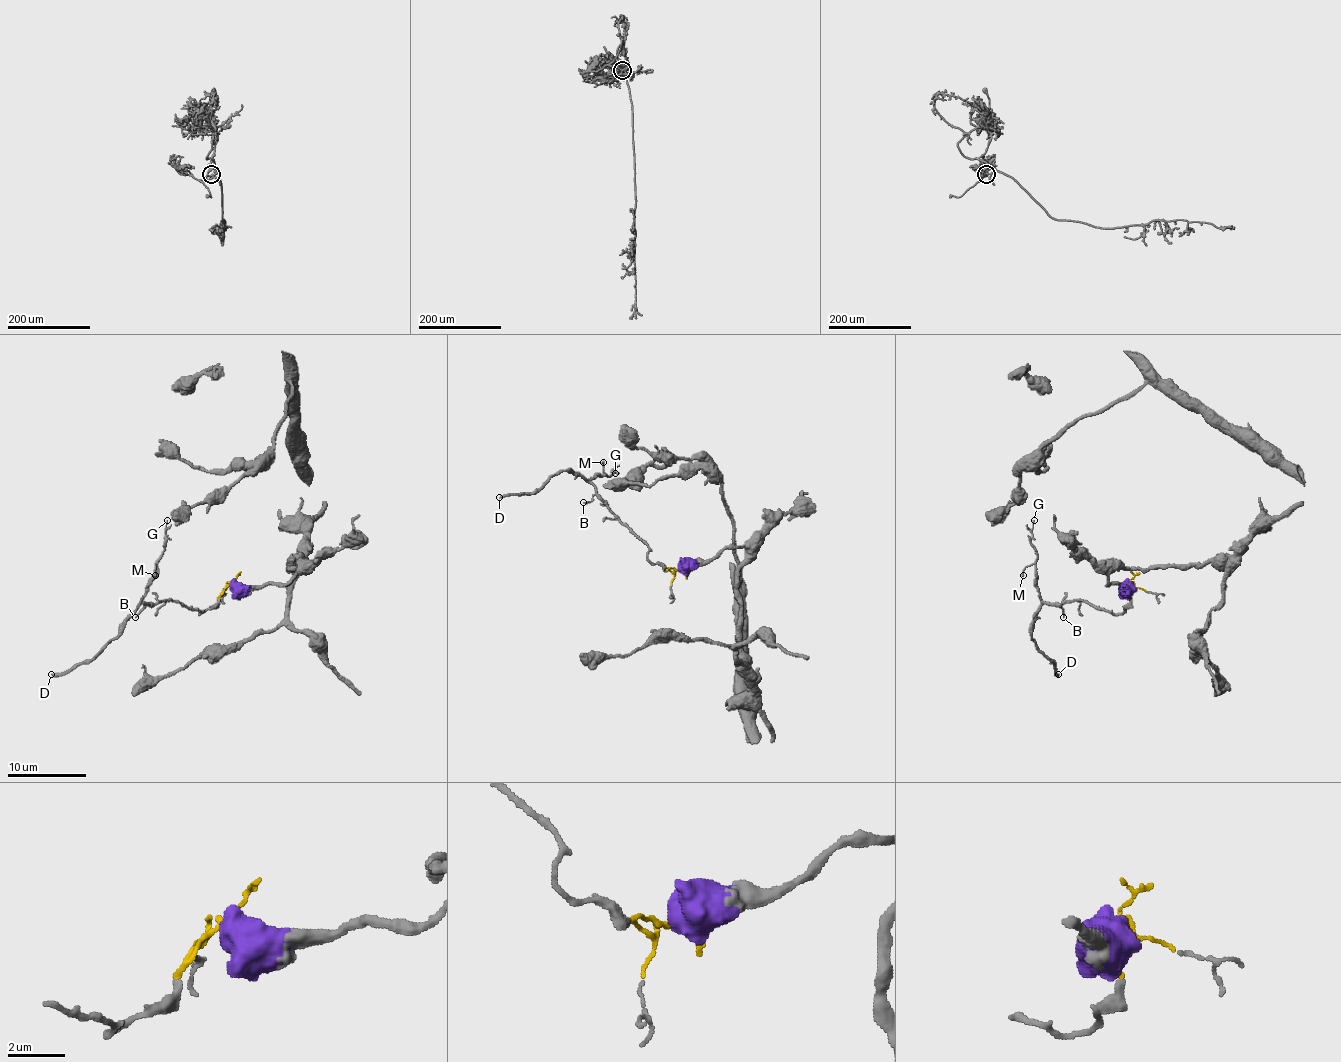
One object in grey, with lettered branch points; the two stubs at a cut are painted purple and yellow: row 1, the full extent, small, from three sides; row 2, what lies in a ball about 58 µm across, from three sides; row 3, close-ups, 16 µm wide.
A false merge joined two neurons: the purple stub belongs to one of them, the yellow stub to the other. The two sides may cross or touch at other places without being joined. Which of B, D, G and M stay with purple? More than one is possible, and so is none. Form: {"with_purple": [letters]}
{"with_purple": []}

